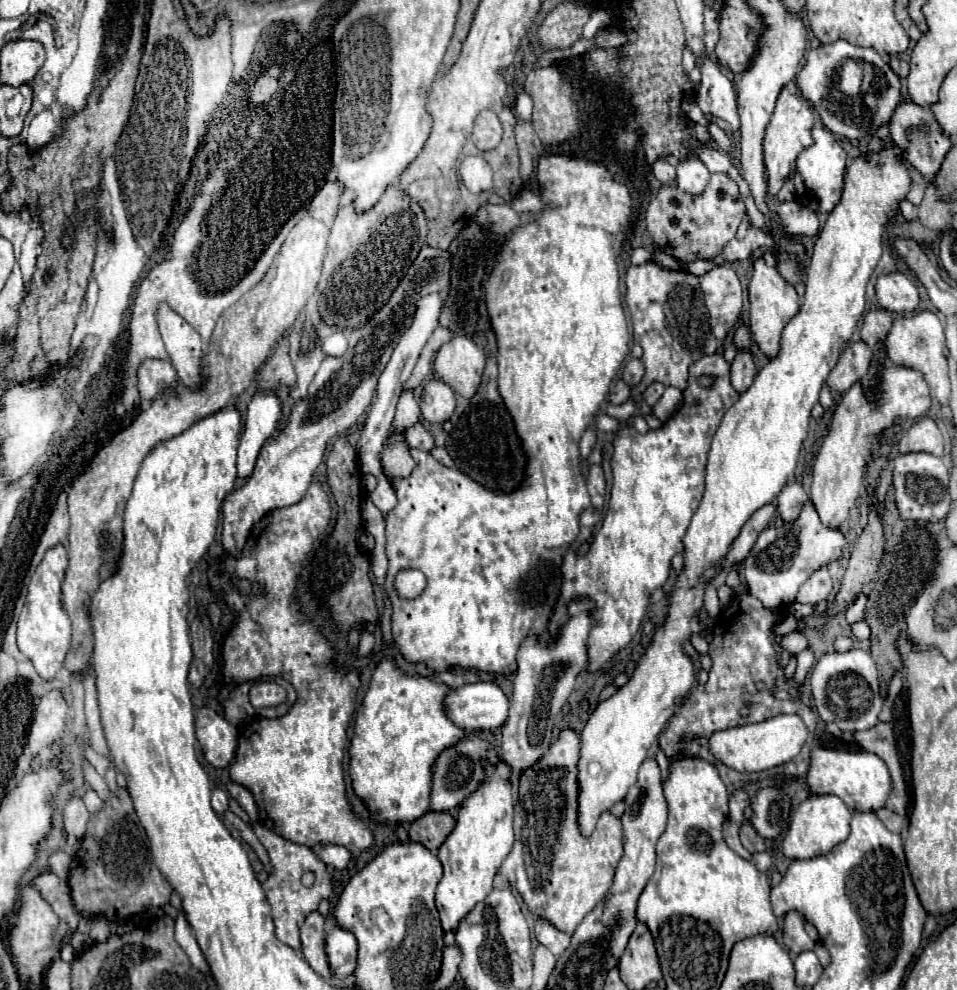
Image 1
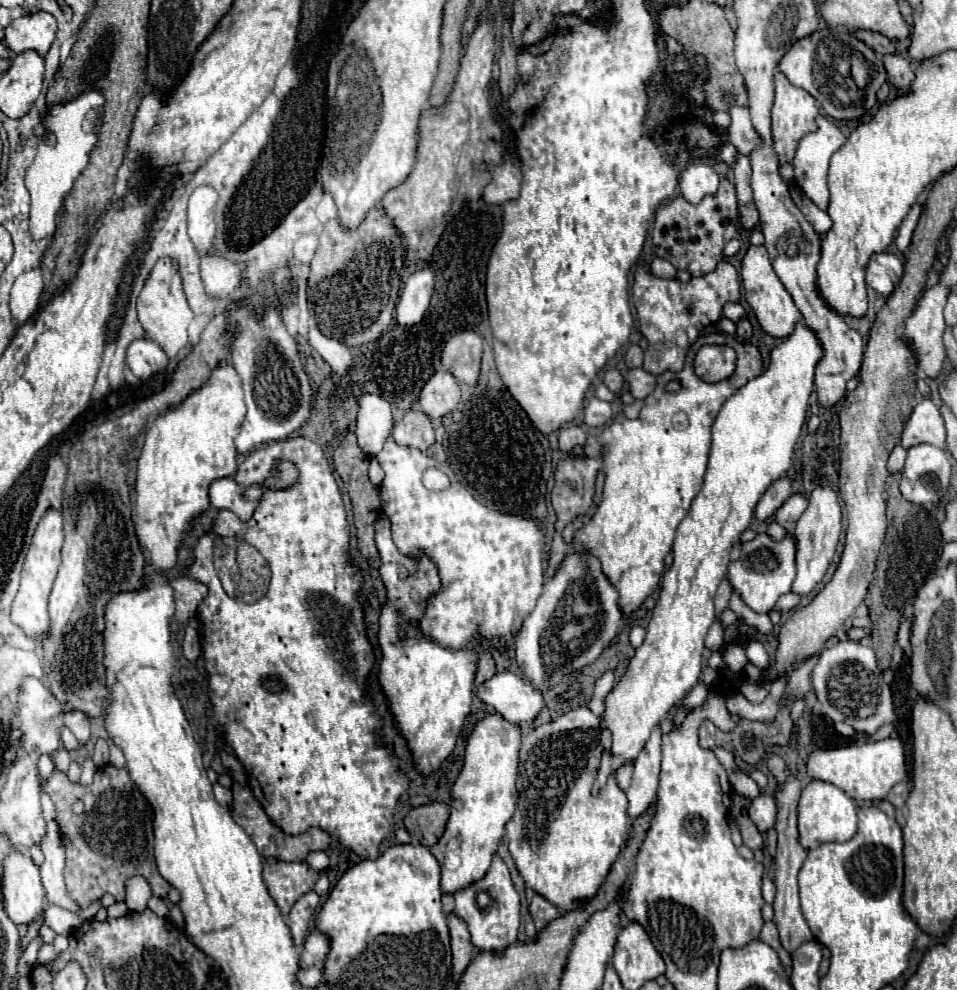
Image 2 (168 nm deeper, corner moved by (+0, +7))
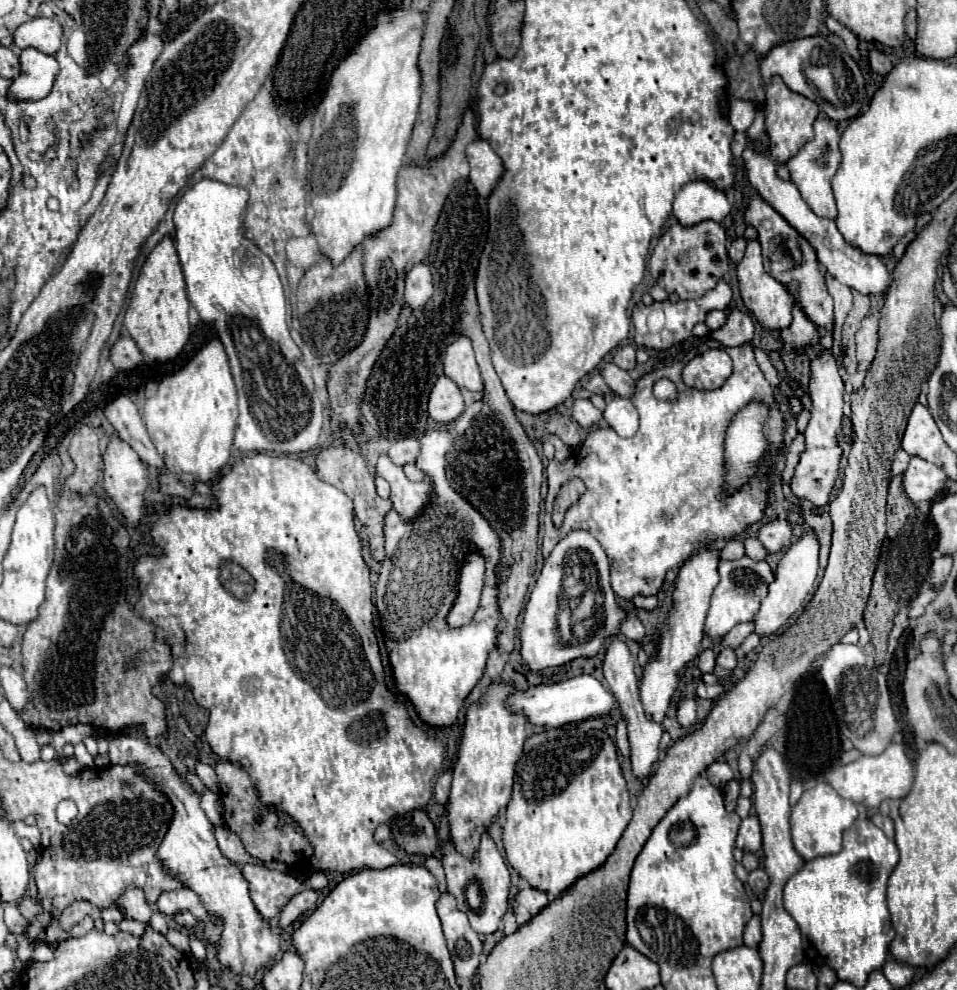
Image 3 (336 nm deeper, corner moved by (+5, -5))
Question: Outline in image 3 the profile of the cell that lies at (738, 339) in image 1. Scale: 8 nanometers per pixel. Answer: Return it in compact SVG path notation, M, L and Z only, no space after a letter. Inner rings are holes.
M710 311L706 317L706 325L710 327L710 331L720 329L726 323L726 313L724 311Z

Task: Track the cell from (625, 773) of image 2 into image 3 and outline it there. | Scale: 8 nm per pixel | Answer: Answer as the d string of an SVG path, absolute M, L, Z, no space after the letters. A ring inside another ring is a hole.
M620 719L620 721L618 721L616 747L618 747L620 755L624 755L624 757L628 757L628 755L630 755L630 747L628 747L628 737L626 737L626 723L624 723L624 719Z

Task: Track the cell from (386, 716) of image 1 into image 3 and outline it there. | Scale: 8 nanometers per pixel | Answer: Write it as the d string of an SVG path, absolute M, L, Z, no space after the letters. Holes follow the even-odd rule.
M446 429L428 431L422 439L422 453L416 461L416 465L434 481L434 501L418 521L406 525L398 517L398 513L390 511L384 519L384 547L386 547L386 559L380 565L380 579L376 583L376 609L380 619L380 629L384 635L384 645L390 657L390 667L394 675L394 685L400 693L404 693L410 703L414 705L418 717L430 725L430 727L452 727L458 721L460 707L464 699L470 695L470 691L476 687L476 683L482 679L488 651L494 647L496 641L496 623L498 623L498 589L494 583L494 565L502 559L500 553L500 541L498 535L486 525L486 519L446 481L444 473L444 457L446 451L452 447L452 435ZM478 549L486 557L486 587L482 591L480 607L472 619L470 625L462 629L450 629L446 625L446 613L450 611L450 605L456 597L456 575L462 565L462 557L470 551Z

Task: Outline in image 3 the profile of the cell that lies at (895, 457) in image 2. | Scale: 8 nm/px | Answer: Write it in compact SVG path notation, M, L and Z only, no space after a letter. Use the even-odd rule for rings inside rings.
M902 449L896 451L896 457L894 457L894 463L892 463L892 475L902 475L908 467L908 461L910 461L910 455Z

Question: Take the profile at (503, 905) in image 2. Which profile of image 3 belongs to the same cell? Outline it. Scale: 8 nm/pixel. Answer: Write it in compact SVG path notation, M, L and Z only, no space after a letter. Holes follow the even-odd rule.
M488 833L482 837L480 851L478 851L478 855L474 857L474 861L470 861L470 859L462 857L460 853L456 853L450 843L444 843L442 865L444 865L444 871L446 871L448 893L456 897L458 909L468 915L472 929L474 929L478 935L492 935L492 933L496 933L498 927L500 927L500 919L502 919L502 915L504 915L506 909L508 909L510 873L508 873L508 867L506 867L502 855L498 853L494 841L488 837ZM474 881L480 885L480 893L482 893L482 907L480 907L478 911L474 911L474 909L468 905L468 901L466 901L466 887L468 887L470 883L474 883Z

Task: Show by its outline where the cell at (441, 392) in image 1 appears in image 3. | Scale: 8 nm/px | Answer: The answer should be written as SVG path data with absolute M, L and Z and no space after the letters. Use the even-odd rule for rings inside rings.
M438 377L428 399L428 417L440 425L454 421L464 411L464 399L454 381L448 377Z

